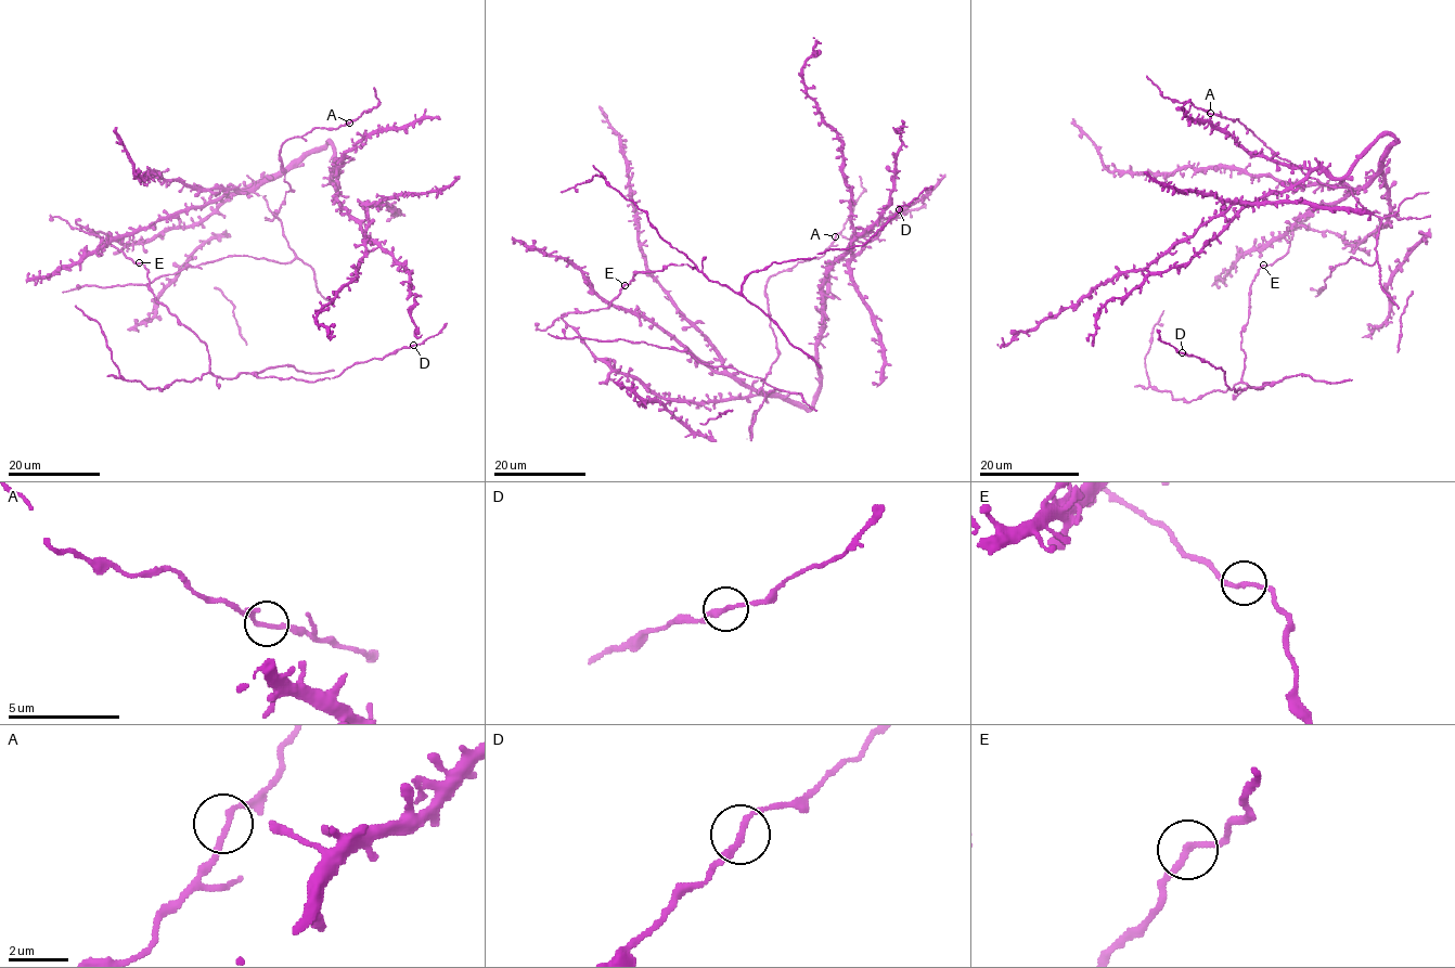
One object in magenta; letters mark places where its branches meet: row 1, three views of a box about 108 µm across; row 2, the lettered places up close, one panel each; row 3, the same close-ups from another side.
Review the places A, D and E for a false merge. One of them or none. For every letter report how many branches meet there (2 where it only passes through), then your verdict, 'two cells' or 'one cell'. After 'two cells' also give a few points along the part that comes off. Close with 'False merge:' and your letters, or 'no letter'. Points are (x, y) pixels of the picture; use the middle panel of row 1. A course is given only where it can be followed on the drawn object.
A: 2 branches meet; one cell
D: 2 branches meet; one cell
E: 2 branches meet; one cell
False merge: no letter

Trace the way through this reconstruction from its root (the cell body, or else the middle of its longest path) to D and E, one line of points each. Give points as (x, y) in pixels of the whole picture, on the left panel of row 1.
D: (293, 168), (143, 242), (76, 228), (144, 266), (155, 299), (207, 346), (216, 376), (314, 383), (414, 345)
E: (293, 168), (240, 188), (200, 220), (165, 229), (143, 242), (121, 244), (106, 233), (76, 224), (139, 263)

